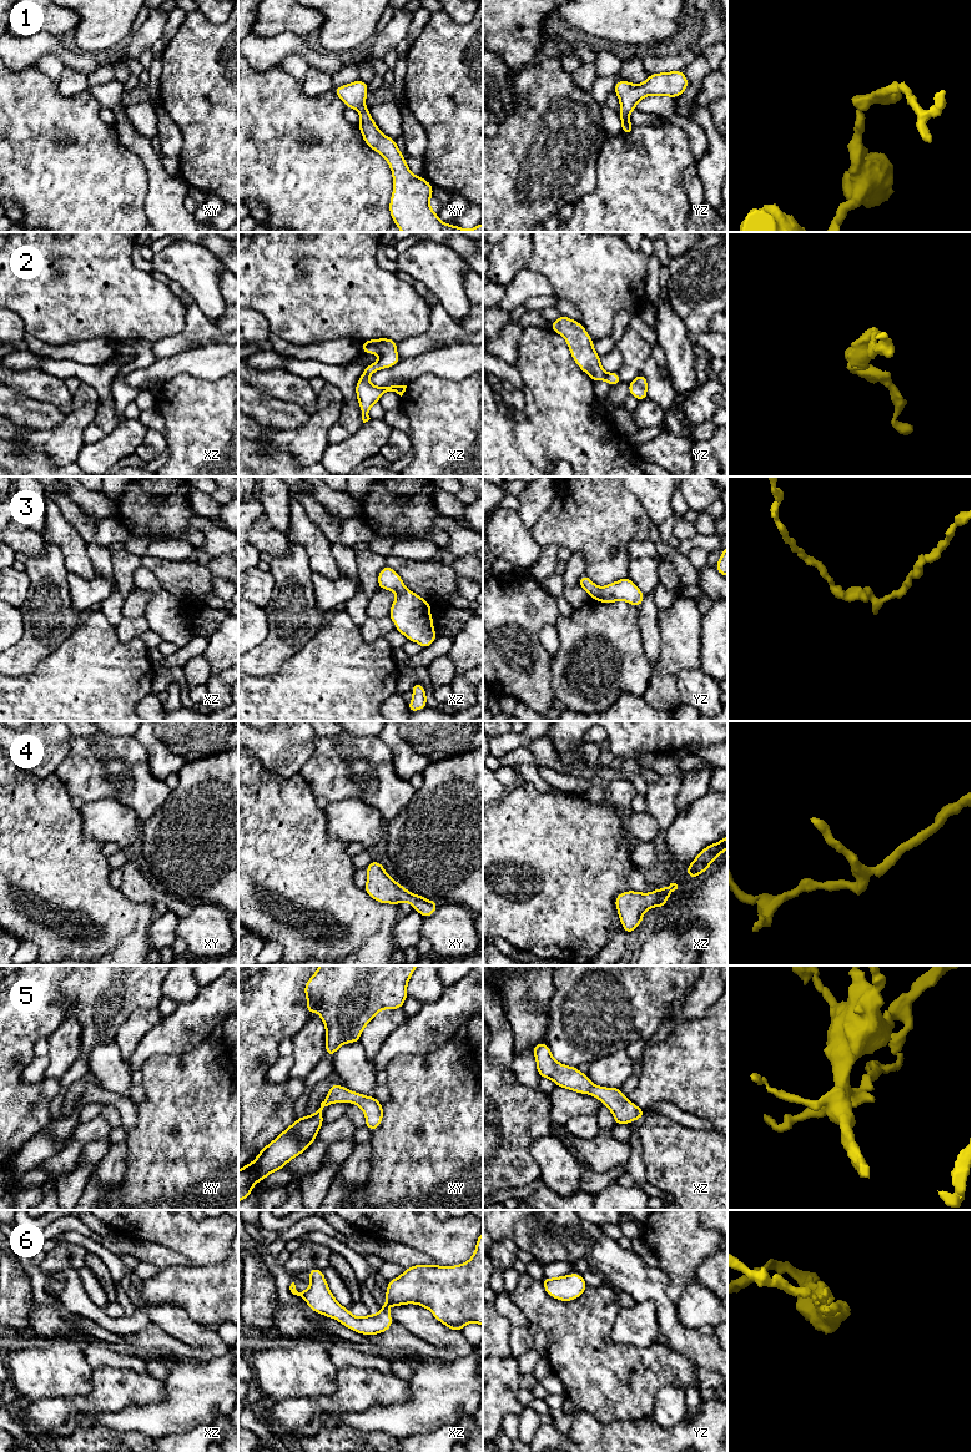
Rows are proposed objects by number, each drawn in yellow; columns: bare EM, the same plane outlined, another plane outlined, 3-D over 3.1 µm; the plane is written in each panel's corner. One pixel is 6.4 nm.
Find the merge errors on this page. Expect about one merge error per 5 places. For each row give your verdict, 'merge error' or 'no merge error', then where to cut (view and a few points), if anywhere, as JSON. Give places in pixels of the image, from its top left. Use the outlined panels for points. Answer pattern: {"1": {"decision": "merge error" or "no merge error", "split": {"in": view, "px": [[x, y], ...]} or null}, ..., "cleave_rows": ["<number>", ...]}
{"1": {"decision": "no merge error", "split": null}, "2": {"decision": "no merge error", "split": null}, "3": {"decision": "no merge error", "split": null}, "4": {"decision": "no merge error", "split": null}, "5": {"decision": "no merge error", "split": null}, "6": {"decision": "no merge error", "split": null}, "cleave_rows": []}

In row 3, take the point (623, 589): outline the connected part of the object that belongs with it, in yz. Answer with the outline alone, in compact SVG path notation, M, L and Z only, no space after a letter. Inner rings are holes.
M584 574L579 579L578 585L580 585L590 595L590 599L599 600L605 604L624 600L636 607L640 607L645 598L641 590L631 583L629 576L599 588L586 574Z

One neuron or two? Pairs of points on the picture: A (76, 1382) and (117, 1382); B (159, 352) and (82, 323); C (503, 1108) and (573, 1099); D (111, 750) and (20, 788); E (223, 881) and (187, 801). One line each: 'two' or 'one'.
A: two
B: two
C: two
D: two
E: one

